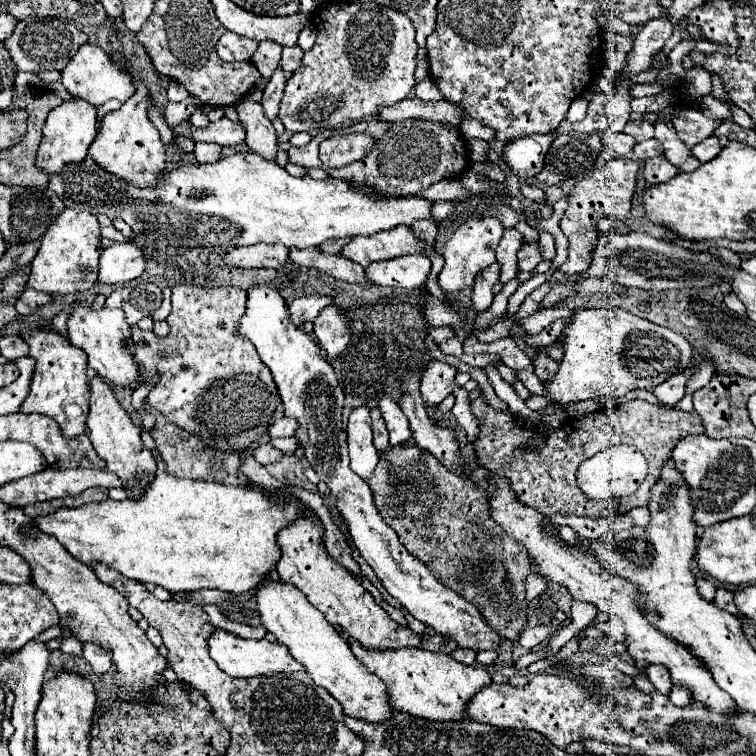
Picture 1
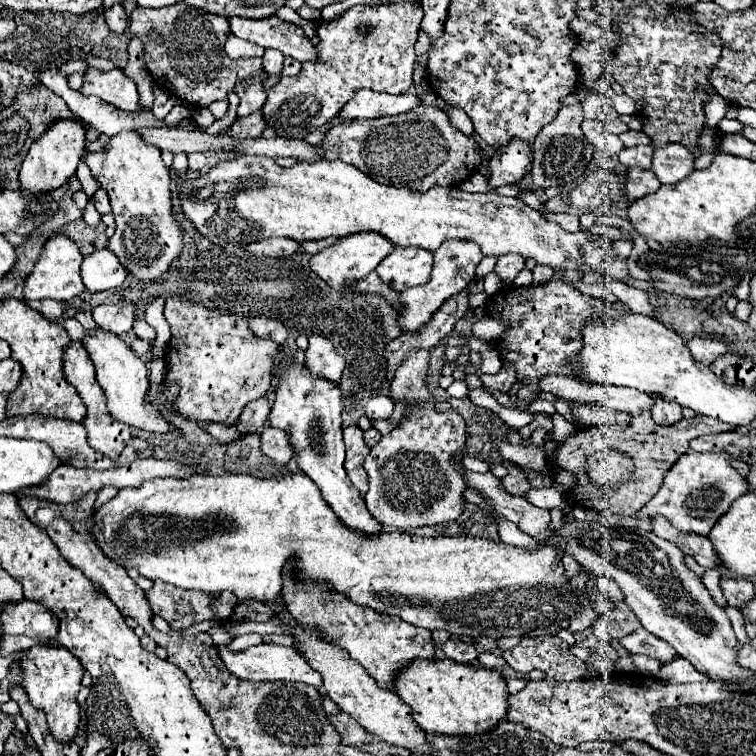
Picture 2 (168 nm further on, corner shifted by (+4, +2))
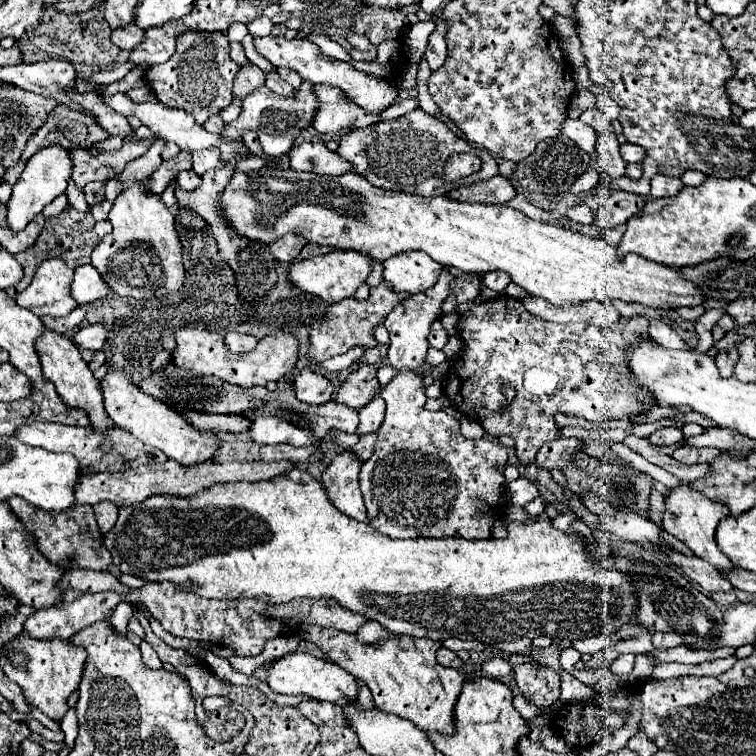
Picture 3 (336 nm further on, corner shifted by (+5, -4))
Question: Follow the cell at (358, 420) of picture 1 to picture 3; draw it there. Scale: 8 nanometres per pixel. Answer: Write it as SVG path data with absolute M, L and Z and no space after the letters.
M347 448L333 458L329 468L323 472L321 480L335 508L339 508L343 514L359 522L365 522L367 512L365 512L361 490L359 490L359 482L357 482L361 464L363 462Z

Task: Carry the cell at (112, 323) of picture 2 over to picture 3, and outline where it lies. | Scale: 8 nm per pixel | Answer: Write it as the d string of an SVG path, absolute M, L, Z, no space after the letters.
M89 324L73 336L73 342L83 348L89 348L89 350L101 350L107 334L109 334L109 330L105 324Z

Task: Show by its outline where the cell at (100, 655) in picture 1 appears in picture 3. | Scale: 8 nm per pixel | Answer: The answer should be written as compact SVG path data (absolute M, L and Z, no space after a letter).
M71 708L65 714L65 718L61 720L61 730L65 732L65 742L71 748L75 742L75 736L77 736L77 708Z

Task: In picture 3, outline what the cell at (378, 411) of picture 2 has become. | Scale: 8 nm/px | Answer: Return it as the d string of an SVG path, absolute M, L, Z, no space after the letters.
M375 396L365 408L359 412L359 434L369 434L377 432L383 424L385 416L385 402L381 396Z

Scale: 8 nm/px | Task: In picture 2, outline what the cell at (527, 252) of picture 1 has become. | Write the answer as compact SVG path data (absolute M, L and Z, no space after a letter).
M506 254L506 256L498 256L496 268L494 272L502 278L504 284L512 284L512 280L516 278L516 274L524 268L524 258L520 254Z

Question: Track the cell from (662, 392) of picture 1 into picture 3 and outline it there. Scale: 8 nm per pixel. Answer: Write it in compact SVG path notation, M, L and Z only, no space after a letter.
M659 428L657 432L653 432L649 436L649 440L653 444L675 444L675 442L681 442L683 440L683 432L681 428Z

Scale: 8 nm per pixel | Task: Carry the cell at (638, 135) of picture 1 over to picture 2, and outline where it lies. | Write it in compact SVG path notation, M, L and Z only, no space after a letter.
M626 130L624 134L620 134L620 140L624 146L638 146L638 144L650 144L650 138L644 132L634 132L634 130Z

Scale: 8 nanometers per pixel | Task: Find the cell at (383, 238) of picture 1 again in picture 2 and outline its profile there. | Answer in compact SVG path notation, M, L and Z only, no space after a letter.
M366 232L366 234L354 234L354 236L346 236L340 238L334 246L328 246L326 250L318 252L316 256L312 256L310 260L310 268L334 290L346 288L362 278L366 278L390 252L394 250L394 246L390 244L390 240L382 238L380 234L374 232Z

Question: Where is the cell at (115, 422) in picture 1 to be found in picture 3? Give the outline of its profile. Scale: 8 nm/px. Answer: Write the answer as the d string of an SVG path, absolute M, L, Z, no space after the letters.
M47 330L39 340L37 340L37 352L41 356L41 366L43 366L43 376L47 380L51 380L57 388L57 394L61 396L61 400L73 408L79 408L83 412L87 412L89 422L91 422L91 430L93 432L101 432L105 436L101 450L103 452L111 452L111 438L107 436L109 430L115 428L113 420L109 420L109 416L105 414L103 408L103 400L101 400L101 392L99 392L99 380L95 380L93 372L89 370L89 364L81 358L81 352L77 350L77 346L63 334L57 334L53 330Z

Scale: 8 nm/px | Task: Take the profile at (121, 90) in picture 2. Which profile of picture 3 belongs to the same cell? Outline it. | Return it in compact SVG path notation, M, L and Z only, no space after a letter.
M95 88L95 94L99 96L99 100L107 106L111 106L115 112L123 114L125 118L139 118L141 124L145 124L147 128L151 128L155 132L155 136L167 140L167 142L175 142L181 150L203 150L203 148L211 148L211 146L217 146L221 150L221 160L229 162L229 160L239 160L239 154L241 158L245 158L249 154L249 148L243 144L243 140L237 140L237 142L223 142L219 138L219 134L209 134L203 126L199 126L195 122L195 118L191 114L187 114L185 110L177 110L177 108L169 108L169 106L163 106L161 102L143 102L143 104L137 104L133 102L127 94L123 92L117 92L117 94L111 94L107 96L105 94L105 88Z

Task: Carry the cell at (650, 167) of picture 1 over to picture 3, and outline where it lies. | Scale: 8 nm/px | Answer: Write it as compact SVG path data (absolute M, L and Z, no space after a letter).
M613 190L611 196L607 198L607 202L603 204L603 208L599 210L595 224L601 230L615 228L619 224L625 224L637 212L641 212L643 206L645 206L643 196L633 194L633 192L625 192L625 190Z

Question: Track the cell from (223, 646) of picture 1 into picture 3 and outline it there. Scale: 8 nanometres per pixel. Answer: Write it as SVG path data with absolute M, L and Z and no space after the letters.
M307 652L285 654L277 660L273 660L269 668L267 666L255 668L255 672L251 676L267 682L269 688L277 694L303 694L303 696L311 696L315 700L327 700L333 704L345 704L347 700L349 702L357 700L357 684L349 672L345 672L343 668L339 668L337 664L333 664L329 660L315 658Z

